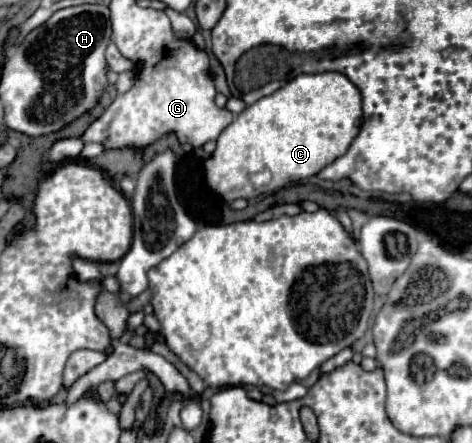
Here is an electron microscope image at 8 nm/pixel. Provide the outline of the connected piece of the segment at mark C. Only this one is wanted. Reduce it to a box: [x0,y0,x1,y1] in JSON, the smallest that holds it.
[205,71,361,201]

